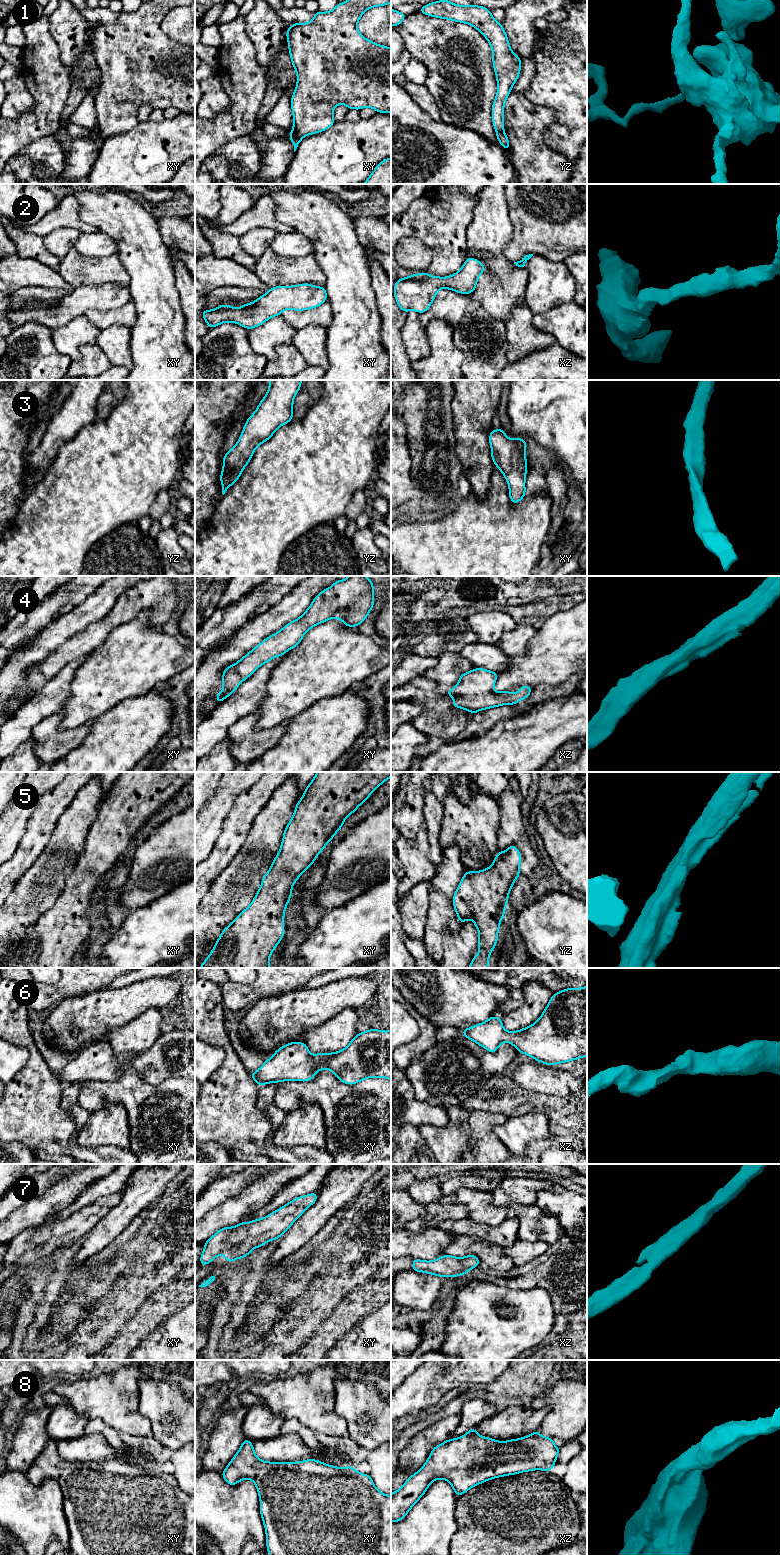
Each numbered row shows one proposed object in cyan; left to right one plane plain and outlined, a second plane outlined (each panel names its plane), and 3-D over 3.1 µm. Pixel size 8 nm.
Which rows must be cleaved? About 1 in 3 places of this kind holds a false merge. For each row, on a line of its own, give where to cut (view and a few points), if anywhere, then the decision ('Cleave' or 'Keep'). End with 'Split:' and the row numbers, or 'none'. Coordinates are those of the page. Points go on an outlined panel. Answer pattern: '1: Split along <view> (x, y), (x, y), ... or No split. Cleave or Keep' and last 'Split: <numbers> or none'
1: Split along xy (294, 130), (302, 137). Cleave
2: No split. Keep
3: No split. Keep
4: No split. Keep
5: No split. Keep
6: No split. Keep
7: No split. Keep
8: No split. Keep
Split: 1

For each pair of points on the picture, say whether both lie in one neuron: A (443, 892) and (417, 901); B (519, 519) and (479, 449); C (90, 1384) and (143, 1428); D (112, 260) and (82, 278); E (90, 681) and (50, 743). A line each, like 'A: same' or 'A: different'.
A: different
B: different
C: same
D: same
E: different

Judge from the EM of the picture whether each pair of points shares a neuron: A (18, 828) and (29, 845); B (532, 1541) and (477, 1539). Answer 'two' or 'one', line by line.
A: two
B: one

